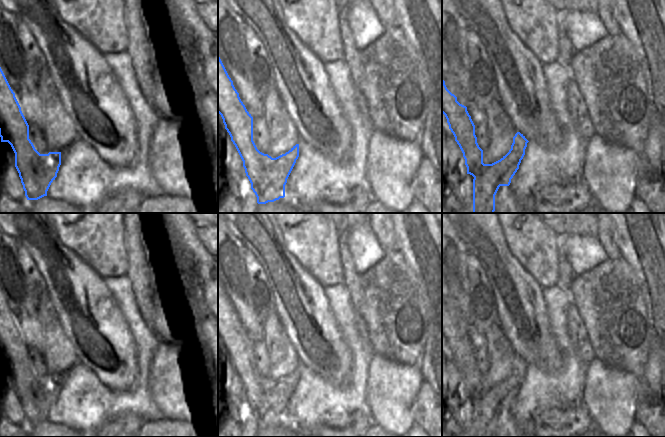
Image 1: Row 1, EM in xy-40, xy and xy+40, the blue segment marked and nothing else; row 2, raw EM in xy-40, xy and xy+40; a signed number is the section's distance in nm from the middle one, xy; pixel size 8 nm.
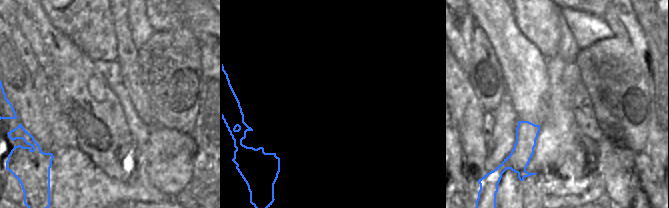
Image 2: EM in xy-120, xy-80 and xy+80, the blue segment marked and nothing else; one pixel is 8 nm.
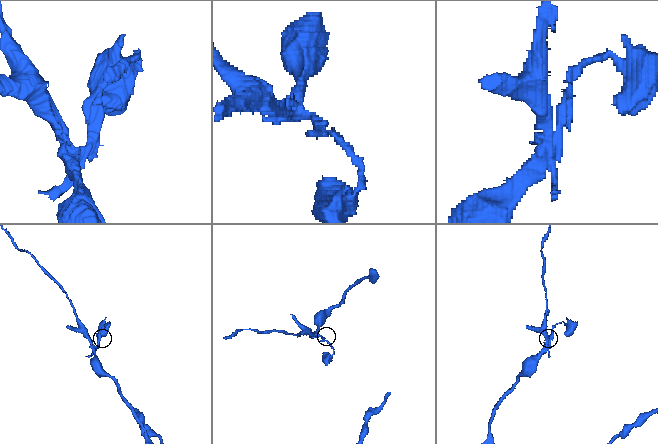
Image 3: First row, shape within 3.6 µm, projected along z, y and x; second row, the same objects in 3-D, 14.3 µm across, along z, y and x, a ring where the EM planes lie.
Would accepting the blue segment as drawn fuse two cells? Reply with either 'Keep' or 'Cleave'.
Cleave.

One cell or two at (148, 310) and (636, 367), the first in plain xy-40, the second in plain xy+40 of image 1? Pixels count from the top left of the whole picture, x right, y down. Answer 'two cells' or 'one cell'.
one cell

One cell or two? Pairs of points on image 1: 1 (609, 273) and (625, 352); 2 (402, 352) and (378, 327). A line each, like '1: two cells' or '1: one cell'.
1: one cell
2: one cell

